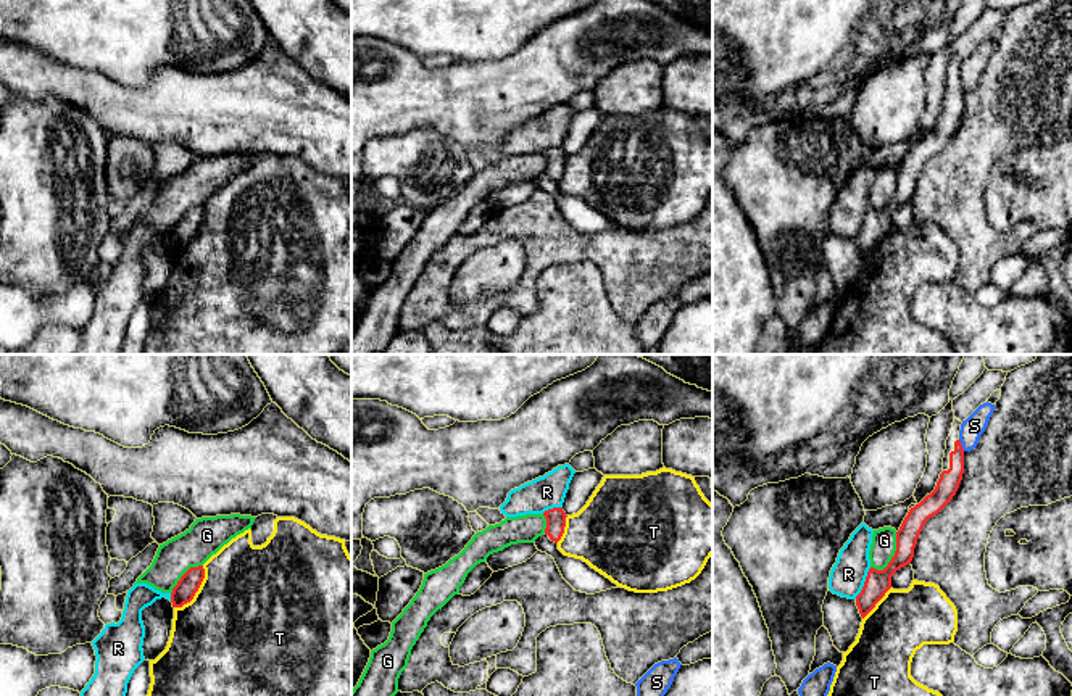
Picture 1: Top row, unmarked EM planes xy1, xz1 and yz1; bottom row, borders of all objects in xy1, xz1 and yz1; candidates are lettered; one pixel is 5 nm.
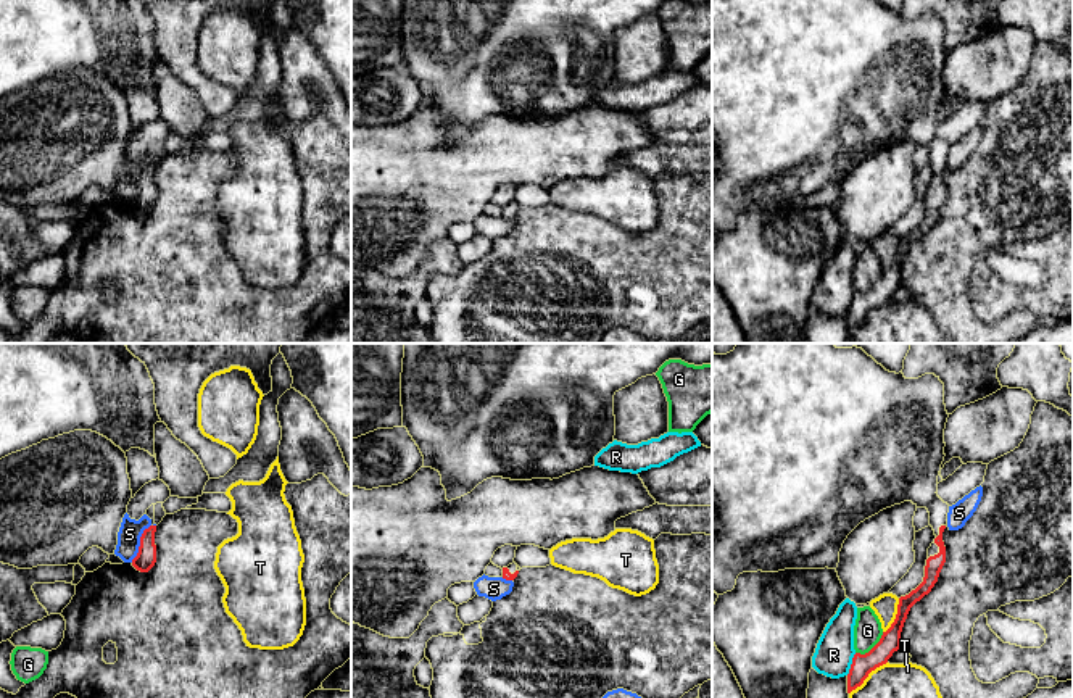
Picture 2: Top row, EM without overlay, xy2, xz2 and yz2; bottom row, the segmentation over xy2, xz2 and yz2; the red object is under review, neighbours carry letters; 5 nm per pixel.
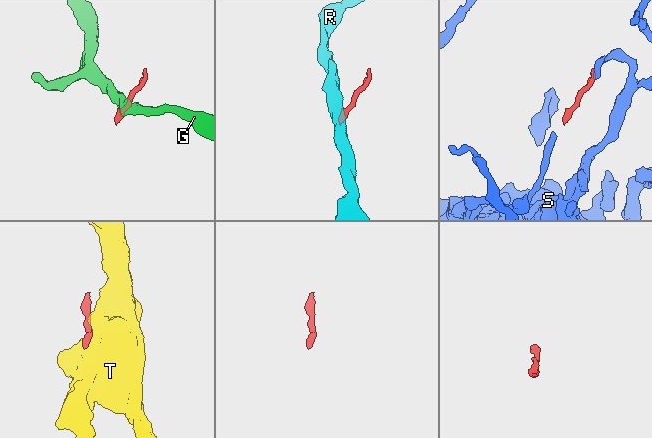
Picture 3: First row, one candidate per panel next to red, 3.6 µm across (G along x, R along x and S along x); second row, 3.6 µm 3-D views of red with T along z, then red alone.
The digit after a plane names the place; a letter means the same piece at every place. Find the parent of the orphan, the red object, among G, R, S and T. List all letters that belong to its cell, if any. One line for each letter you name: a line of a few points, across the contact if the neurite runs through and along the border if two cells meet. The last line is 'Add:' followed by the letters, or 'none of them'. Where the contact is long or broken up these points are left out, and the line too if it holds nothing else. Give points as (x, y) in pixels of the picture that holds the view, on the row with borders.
Add: none of them

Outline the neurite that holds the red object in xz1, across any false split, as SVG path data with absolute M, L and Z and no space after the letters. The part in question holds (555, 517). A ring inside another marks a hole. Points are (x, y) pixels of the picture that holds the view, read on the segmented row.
M553 508L545 511L543 516L546 519L545 535L548 535L551 541L558 543L564 533L566 512L563 508Z

